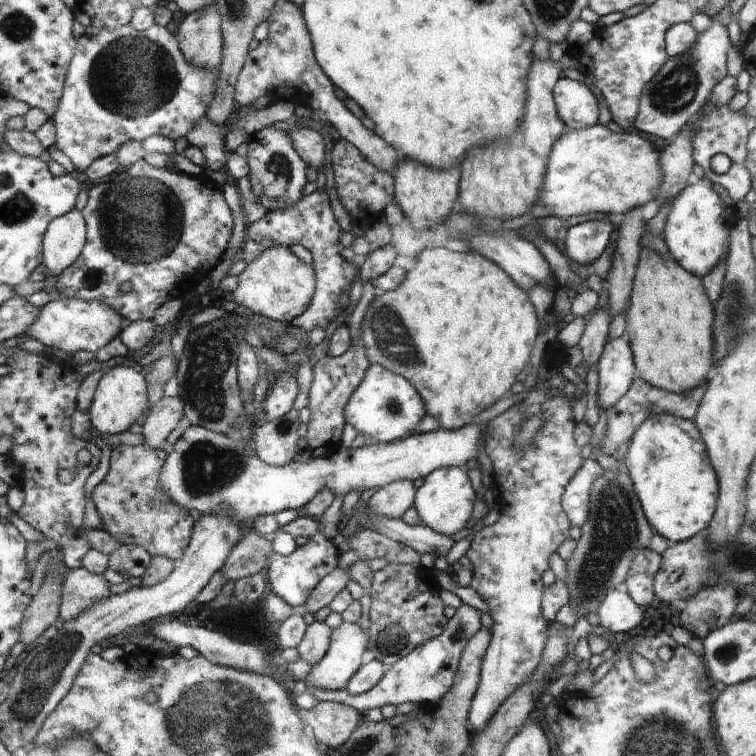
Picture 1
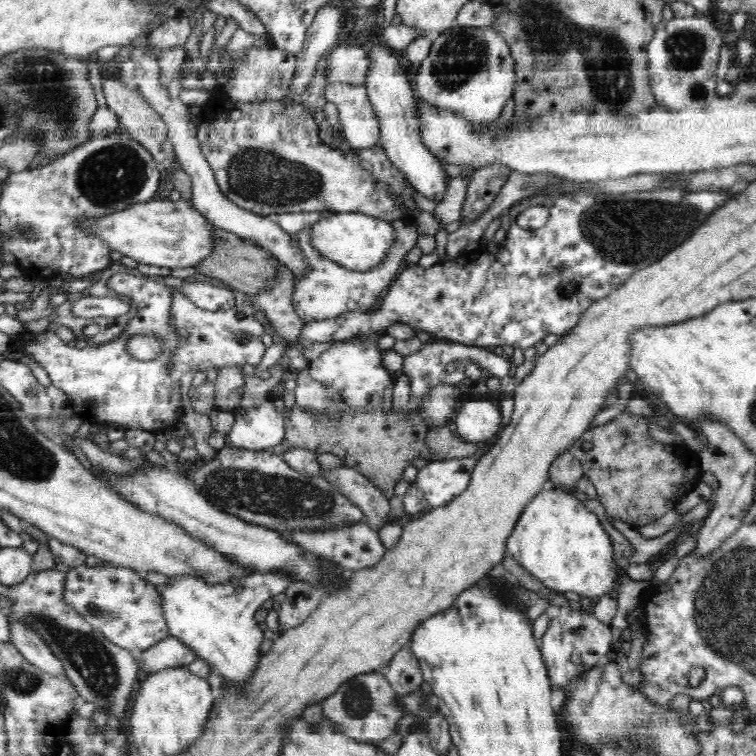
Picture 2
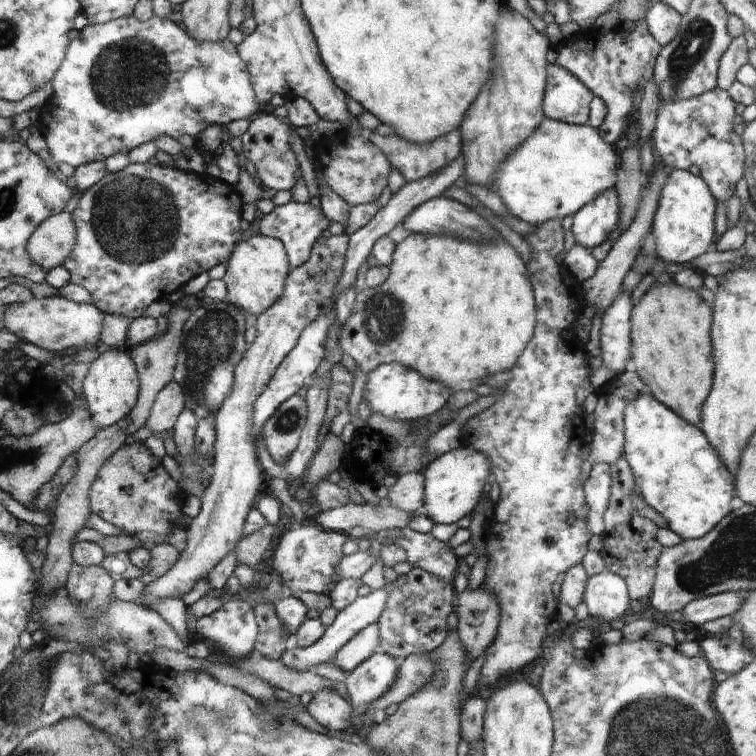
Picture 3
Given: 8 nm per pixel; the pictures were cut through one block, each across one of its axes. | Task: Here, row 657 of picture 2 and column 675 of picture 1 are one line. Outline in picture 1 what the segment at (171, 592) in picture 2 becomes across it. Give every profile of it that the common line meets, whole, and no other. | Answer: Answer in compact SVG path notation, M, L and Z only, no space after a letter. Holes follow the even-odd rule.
M693 179L674 197L663 230L664 242L673 260L678 261L688 272L702 278L710 275L730 254L730 234L738 219L738 210L734 204L724 203L708 179Z

